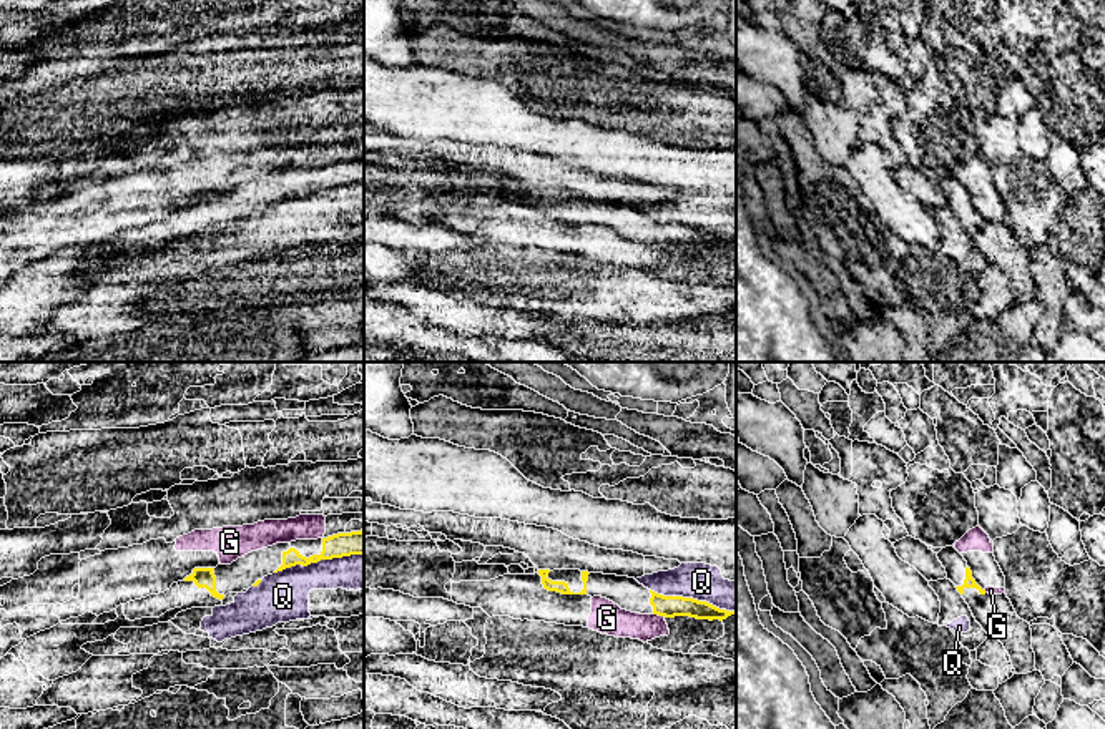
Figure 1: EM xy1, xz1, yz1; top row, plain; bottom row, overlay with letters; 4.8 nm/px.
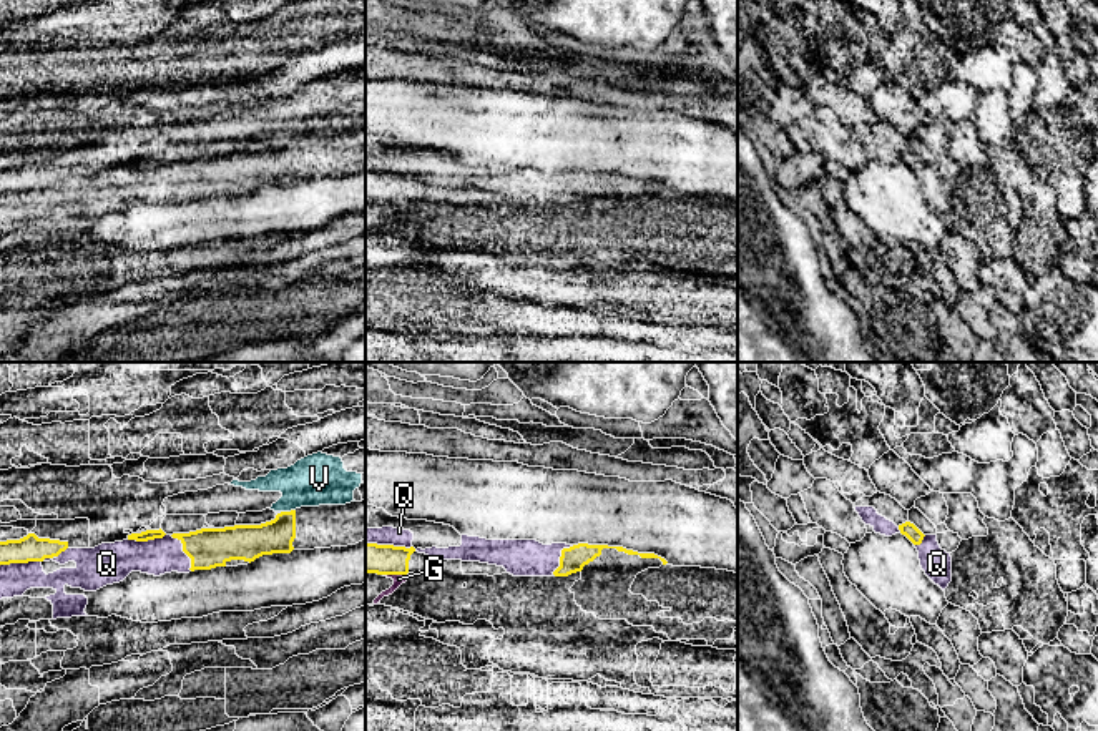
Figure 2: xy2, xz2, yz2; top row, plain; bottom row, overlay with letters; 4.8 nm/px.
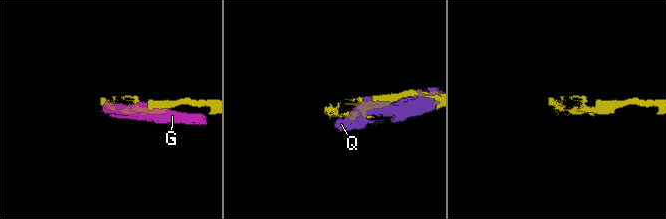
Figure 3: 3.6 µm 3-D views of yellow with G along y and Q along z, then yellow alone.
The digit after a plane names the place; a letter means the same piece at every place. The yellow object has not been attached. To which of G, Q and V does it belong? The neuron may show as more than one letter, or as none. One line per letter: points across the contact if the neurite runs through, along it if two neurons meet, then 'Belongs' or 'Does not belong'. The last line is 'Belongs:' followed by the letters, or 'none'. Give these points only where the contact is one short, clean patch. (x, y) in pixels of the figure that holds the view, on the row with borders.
G: Does not belong
Q: Belongs
V: Boundary: xy2 (294, 509), (281, 512). Does not belong
Belongs: Q

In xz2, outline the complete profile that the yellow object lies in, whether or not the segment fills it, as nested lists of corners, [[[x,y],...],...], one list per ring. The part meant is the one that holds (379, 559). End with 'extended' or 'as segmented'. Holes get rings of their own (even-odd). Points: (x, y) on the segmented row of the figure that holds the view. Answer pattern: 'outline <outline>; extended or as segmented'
outline [[[382,527],[382,528],[365,528],[365,573],[377,575],[407,575],[409,560],[414,552],[425,553],[437,560],[462,560],[462,562],[480,562],[488,565],[503,567],[507,573],[513,576],[568,576],[571,573],[581,572],[585,565],[593,562],[601,555],[603,548],[616,548],[628,555],[640,555],[641,558],[659,558],[663,565],[668,562],[654,553],[638,553],[626,550],[623,547],[608,547],[608,545],[566,545],[566,543],[551,543],[543,545],[537,540],[487,540],[480,537],[462,535],[460,547],[449,548],[414,548],[412,547],[414,533],[404,528]]]; extended

